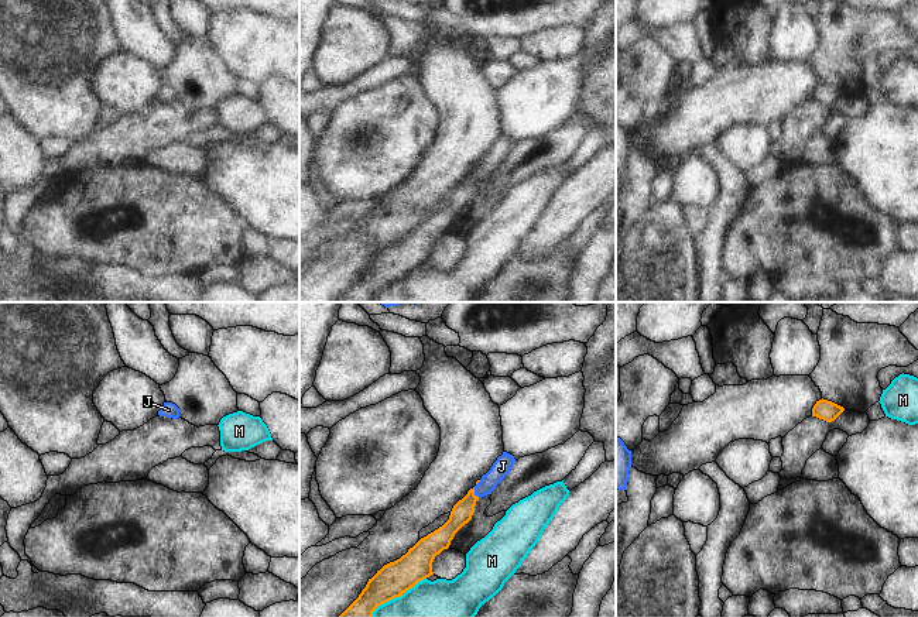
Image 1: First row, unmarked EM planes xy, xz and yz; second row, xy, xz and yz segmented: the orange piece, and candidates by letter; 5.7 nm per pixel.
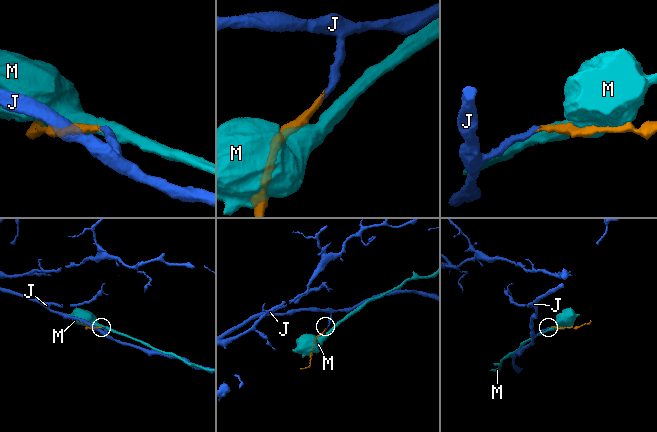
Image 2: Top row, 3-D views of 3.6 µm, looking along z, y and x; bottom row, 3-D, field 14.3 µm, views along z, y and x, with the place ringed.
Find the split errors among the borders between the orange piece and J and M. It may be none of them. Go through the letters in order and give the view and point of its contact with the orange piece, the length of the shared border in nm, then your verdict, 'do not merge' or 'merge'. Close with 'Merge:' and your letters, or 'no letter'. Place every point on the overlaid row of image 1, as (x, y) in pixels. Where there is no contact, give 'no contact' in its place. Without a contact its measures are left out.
J: xz (473, 493) | 70 nm | merge
M: xz (397, 596) | 380 nm | do not merge
Merge: J

